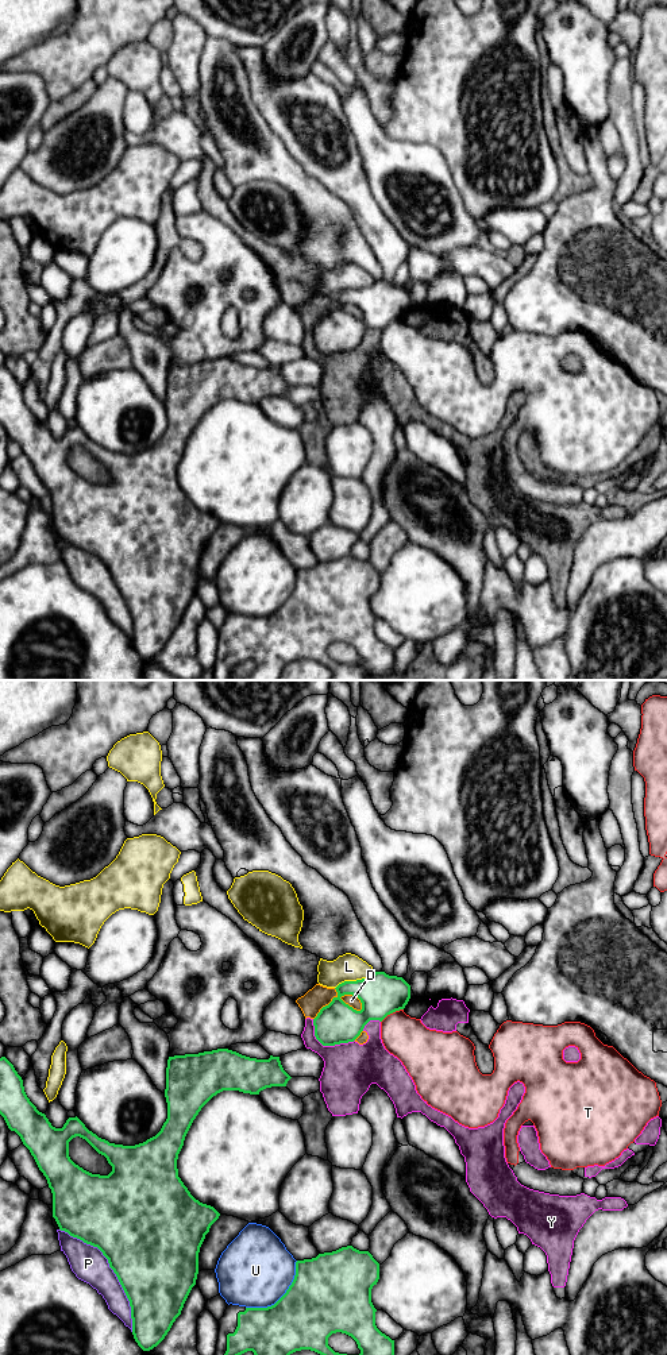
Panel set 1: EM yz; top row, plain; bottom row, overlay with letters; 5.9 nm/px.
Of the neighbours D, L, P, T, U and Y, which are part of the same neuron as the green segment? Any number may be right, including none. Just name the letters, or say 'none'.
none

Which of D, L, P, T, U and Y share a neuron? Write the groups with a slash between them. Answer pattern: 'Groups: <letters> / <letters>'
Groups: D Y / L / P / T / U

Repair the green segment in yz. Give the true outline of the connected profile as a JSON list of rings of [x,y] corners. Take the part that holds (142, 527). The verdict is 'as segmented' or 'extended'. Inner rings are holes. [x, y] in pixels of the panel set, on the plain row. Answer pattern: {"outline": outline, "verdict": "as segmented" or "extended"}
{"outline": [[[217,358],[198,363],[169,366],[165,398],[167,412],[166,431],[161,440],[146,451],[135,455],[123,455],[99,447],[77,425],[69,426],[62,437],[53,436],[46,424],[39,421],[27,406],[23,389],[14,374],[5,366],[0,367],[0,424],[4,426],[8,437],[20,445],[39,479],[46,486],[53,502],[53,526],[59,538],[86,553],[97,556],[108,568],[109,576],[116,583],[130,610],[132,644],[143,660],[157,656],[181,624],[184,613],[196,594],[200,556],[211,534],[220,525],[213,516],[196,509],[178,486],[178,463],[193,429],[201,417],[223,399],[259,404],[266,397],[286,395],[290,387],[284,379],[279,366],[273,364],[269,368],[257,368],[228,358]],[[76,445],[85,448],[99,463],[107,467],[112,475],[112,480],[108,485],[92,483],[70,468],[69,451]]], "verdict": "as segmented"}

